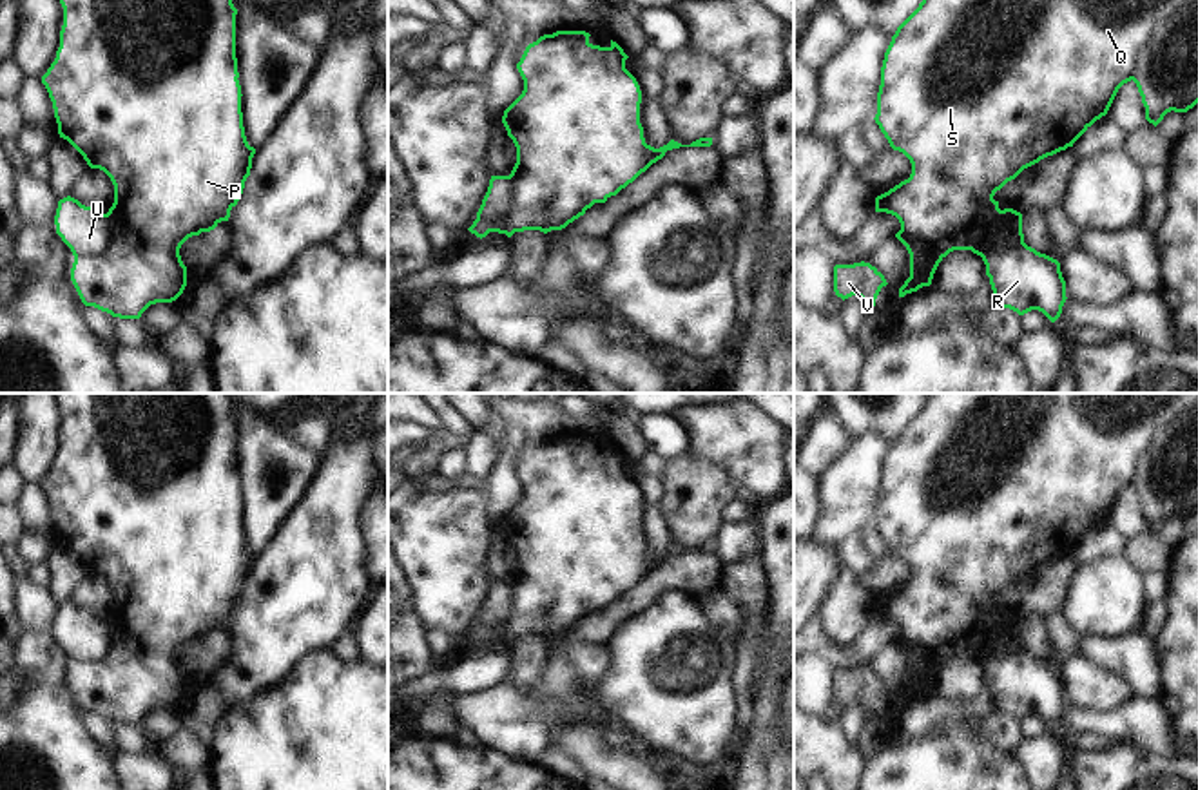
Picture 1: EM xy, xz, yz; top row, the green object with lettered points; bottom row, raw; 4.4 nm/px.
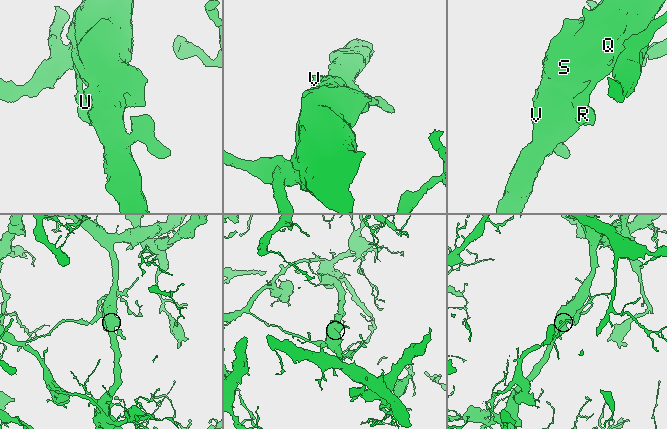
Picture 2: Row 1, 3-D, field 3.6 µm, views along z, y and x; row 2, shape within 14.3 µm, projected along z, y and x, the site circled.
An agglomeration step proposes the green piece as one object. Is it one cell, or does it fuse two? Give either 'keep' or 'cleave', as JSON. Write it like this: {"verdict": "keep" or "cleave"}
{"verdict": "cleave"}

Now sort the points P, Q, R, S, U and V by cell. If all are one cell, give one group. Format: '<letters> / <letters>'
P Q R S V / U

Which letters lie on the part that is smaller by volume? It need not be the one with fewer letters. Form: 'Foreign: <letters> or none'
Foreign: U

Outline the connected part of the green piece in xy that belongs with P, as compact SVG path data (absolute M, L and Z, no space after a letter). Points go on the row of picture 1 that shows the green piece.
M60 0L63 25L56 58L42 76L53 101L60 138L67 140L91 169L103 170L114 185L114 203L107 212L114 234L112 246L98 257L74 257L71 281L85 306L94 306L120 319L140 319L156 303L176 301L187 286L187 266L181 261L181 245L201 232L214 230L228 221L237 205L245 181L250 176L256 149L248 145L241 112L241 85L236 58L236 14L232 0Z

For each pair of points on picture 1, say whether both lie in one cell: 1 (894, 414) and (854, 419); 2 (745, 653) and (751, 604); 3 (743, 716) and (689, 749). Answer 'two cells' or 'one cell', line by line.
1: one cell
2: one cell
3: two cells

